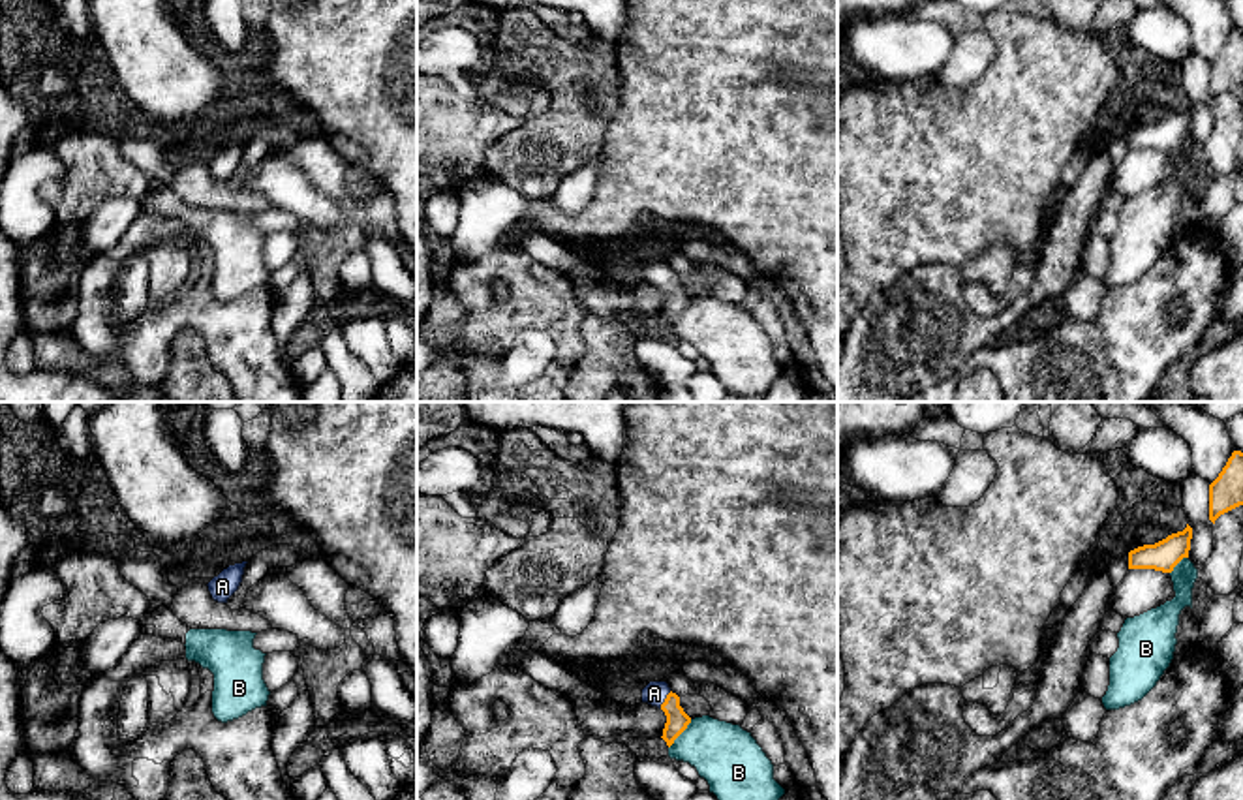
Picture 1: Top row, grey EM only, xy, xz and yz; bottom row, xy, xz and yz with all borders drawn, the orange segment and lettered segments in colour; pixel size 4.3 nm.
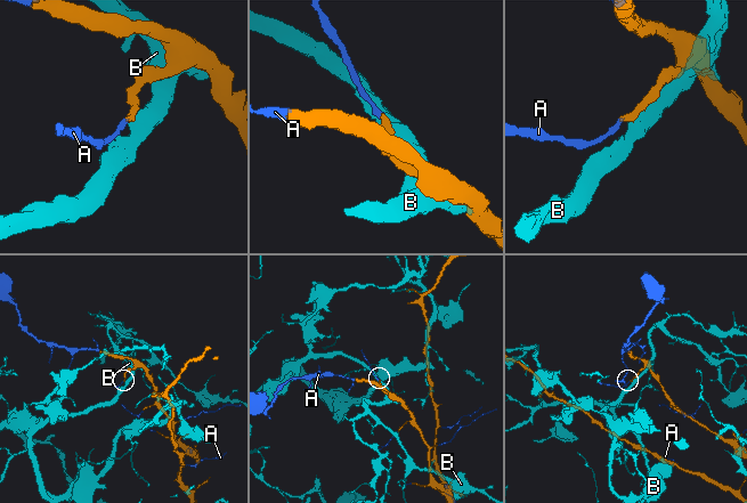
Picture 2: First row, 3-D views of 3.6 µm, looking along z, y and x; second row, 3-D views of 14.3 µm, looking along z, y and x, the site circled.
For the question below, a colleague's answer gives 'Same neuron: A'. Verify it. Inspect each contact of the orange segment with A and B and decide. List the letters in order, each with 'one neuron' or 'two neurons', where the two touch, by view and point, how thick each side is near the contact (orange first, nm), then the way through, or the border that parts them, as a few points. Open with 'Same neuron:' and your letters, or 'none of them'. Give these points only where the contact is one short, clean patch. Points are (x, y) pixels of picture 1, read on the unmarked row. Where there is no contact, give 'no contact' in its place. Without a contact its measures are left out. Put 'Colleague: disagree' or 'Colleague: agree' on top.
Colleague: agree
Same neuron: A
A: one neuron; contact xz (665, 278); calibres 100 and 100 nm
B: two neurons; contact xz (680, 312); calibres 100 and 280 nm

